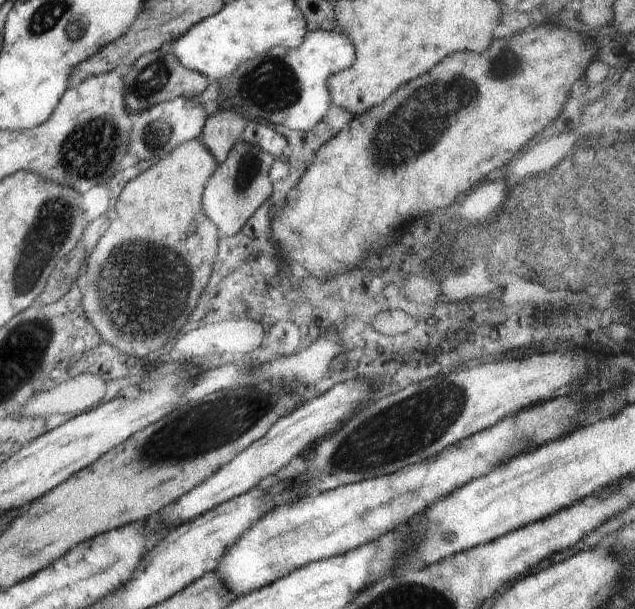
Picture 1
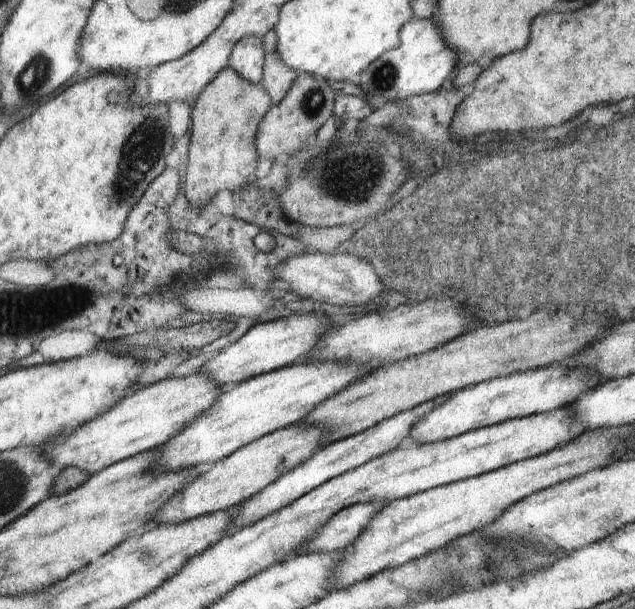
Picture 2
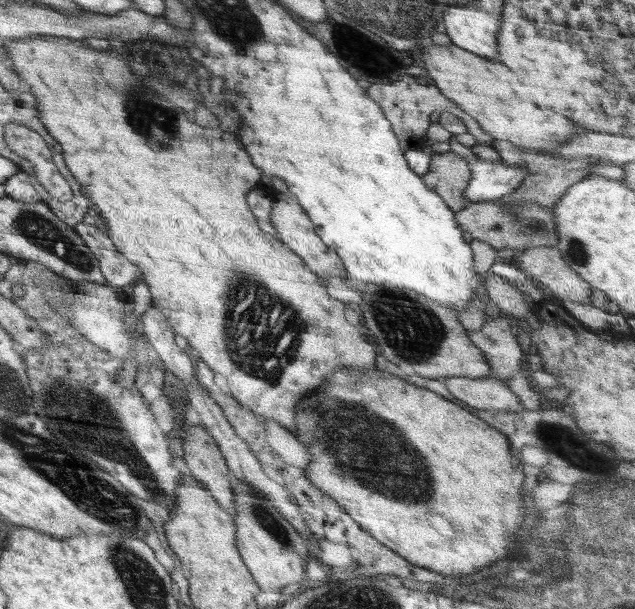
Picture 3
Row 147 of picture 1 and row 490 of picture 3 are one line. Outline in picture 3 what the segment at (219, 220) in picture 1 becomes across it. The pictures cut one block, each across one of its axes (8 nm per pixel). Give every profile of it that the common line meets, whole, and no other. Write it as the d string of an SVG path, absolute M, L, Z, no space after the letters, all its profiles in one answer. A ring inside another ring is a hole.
M238 478L232 480L234 503L236 503L236 547L246 564L250 574L261 590L281 592L294 582L301 582L306 578L306 562L308 546L305 540L296 532L290 522L286 522L280 510L262 496L260 490L240 482Z

